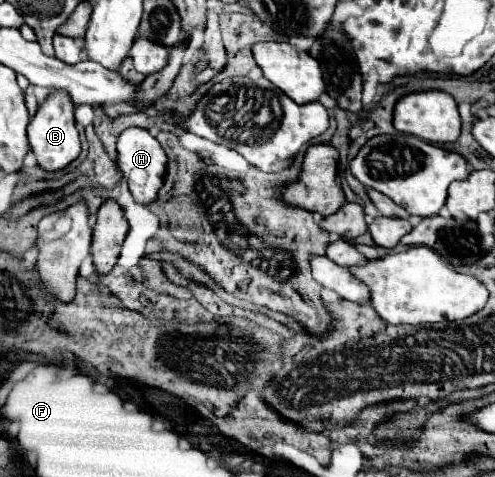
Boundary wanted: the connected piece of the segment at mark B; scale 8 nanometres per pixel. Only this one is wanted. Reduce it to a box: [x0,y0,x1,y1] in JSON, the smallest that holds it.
[28,89,80,171]

